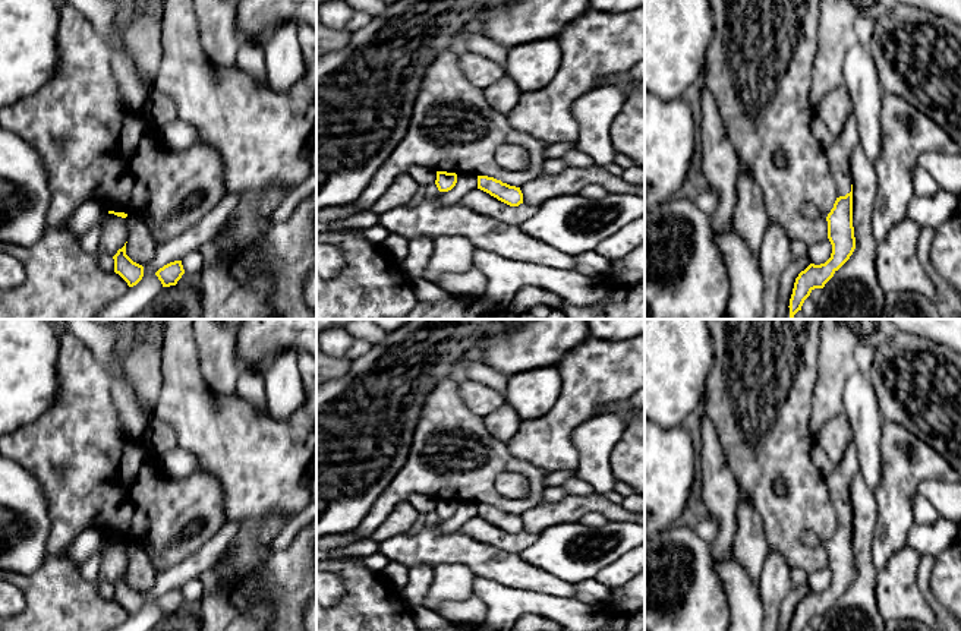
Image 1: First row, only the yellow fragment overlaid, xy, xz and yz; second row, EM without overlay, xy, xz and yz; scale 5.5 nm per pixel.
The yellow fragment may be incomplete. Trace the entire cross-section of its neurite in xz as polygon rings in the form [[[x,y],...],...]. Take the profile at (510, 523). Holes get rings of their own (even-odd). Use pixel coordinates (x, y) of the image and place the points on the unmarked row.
[[[478,504],[478,517],[489,521],[510,534],[519,534],[523,531],[523,521],[520,515],[510,514],[494,505]]]

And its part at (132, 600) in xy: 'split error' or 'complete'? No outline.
complete

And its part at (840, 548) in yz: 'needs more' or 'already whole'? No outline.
needs more

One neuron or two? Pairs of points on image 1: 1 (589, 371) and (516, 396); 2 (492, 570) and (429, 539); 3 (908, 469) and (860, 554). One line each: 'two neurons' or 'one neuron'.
1: two neurons
2: one neuron
3: two neurons

